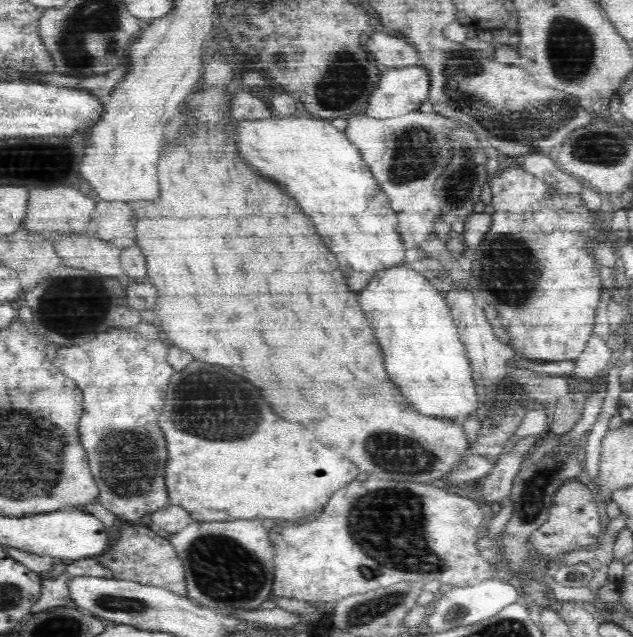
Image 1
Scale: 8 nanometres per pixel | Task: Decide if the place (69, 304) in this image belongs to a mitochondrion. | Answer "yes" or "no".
yes

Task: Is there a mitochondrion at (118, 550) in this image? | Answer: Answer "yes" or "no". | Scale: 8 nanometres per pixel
no

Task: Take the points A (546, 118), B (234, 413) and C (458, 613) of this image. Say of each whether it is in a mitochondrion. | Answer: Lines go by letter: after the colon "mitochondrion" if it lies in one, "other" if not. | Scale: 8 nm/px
A: mitochondrion
B: mitochondrion
C: mitochondrion

